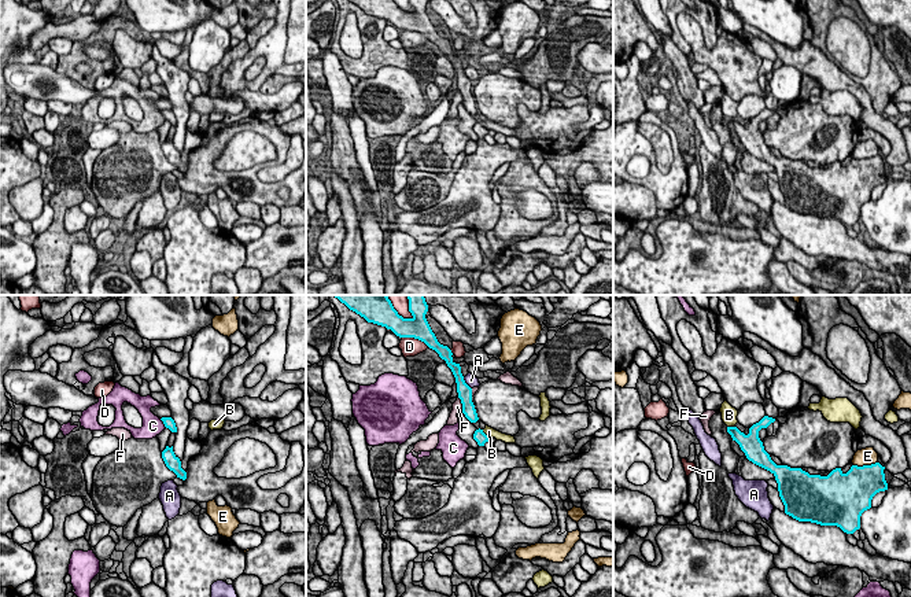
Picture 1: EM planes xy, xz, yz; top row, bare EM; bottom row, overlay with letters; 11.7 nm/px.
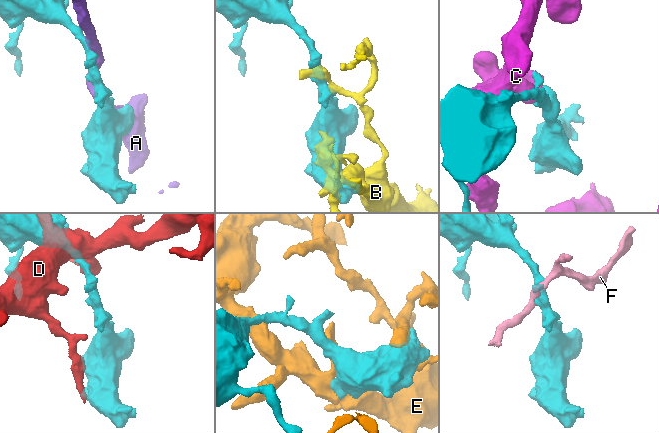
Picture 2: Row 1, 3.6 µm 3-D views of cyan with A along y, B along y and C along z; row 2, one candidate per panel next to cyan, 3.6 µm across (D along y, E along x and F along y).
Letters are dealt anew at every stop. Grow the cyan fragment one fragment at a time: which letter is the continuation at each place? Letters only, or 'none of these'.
none of these

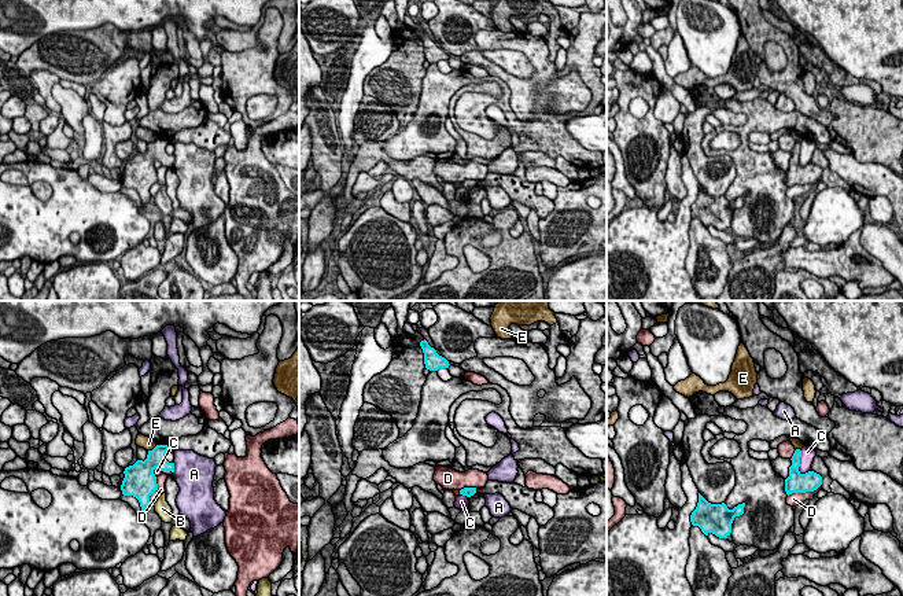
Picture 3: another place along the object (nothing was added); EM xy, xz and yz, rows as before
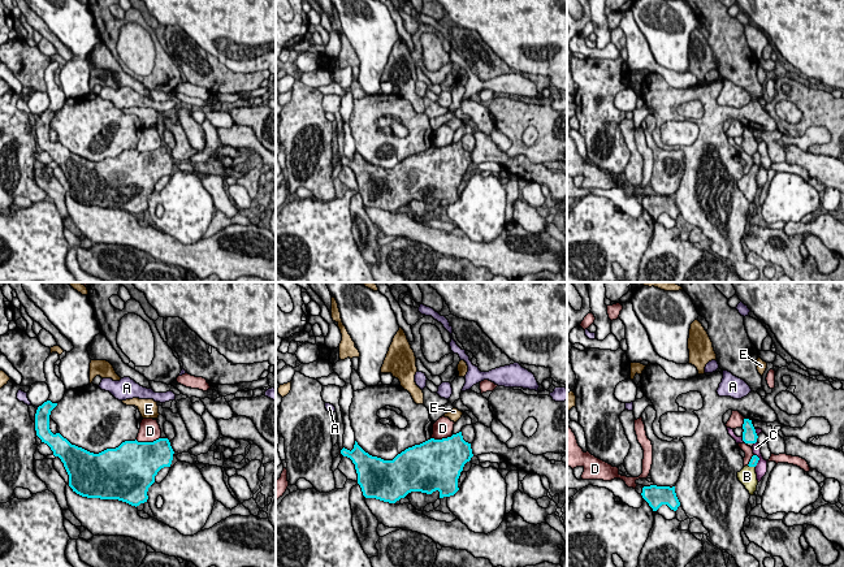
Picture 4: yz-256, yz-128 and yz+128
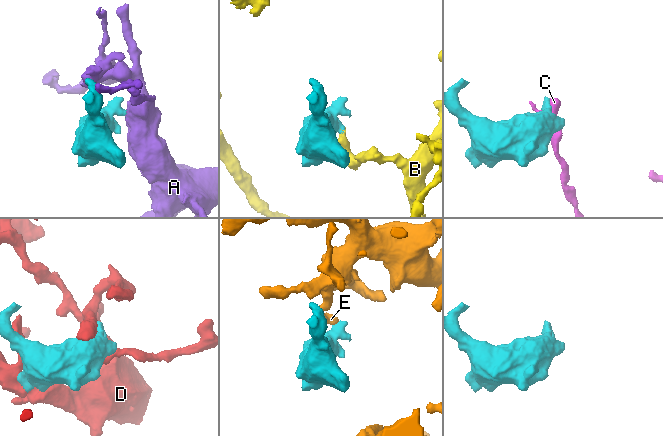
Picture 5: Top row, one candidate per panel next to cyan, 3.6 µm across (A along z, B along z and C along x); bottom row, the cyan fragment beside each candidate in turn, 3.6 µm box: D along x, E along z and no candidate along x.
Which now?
B

